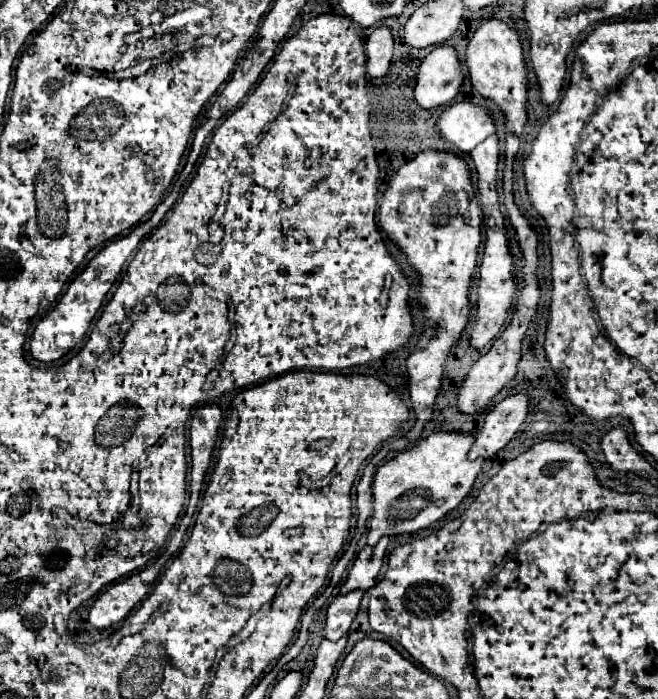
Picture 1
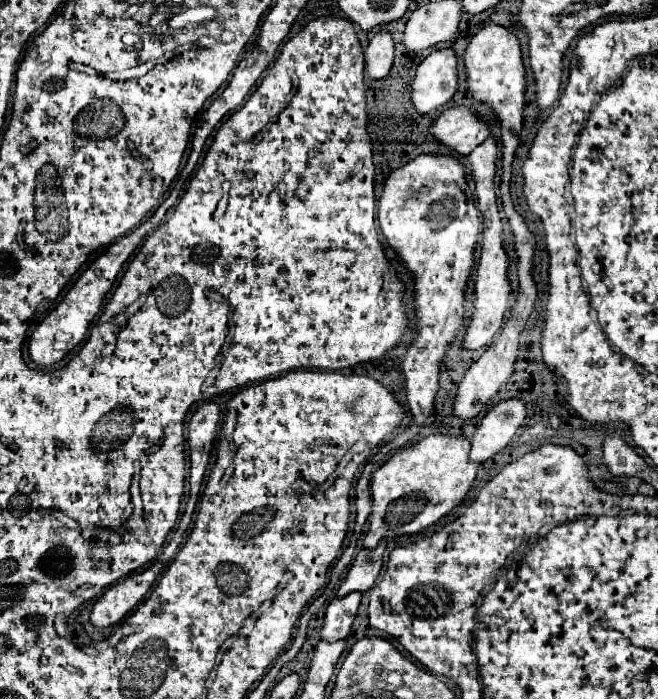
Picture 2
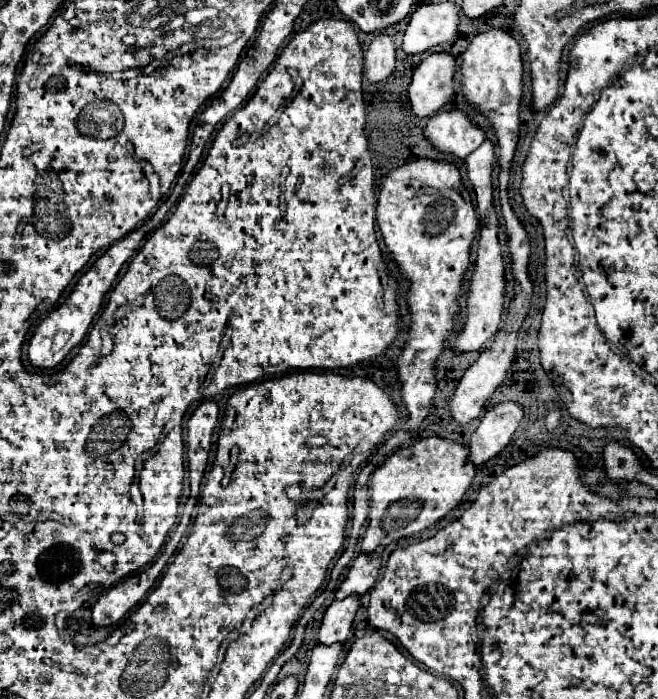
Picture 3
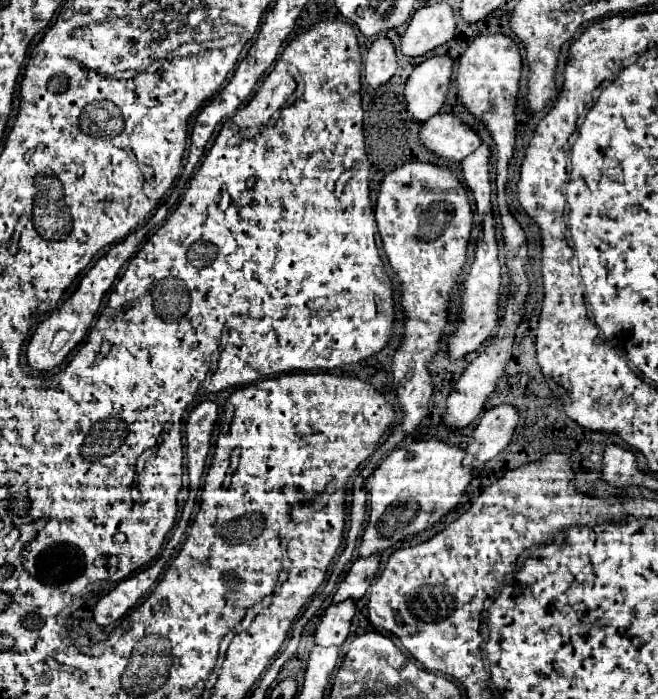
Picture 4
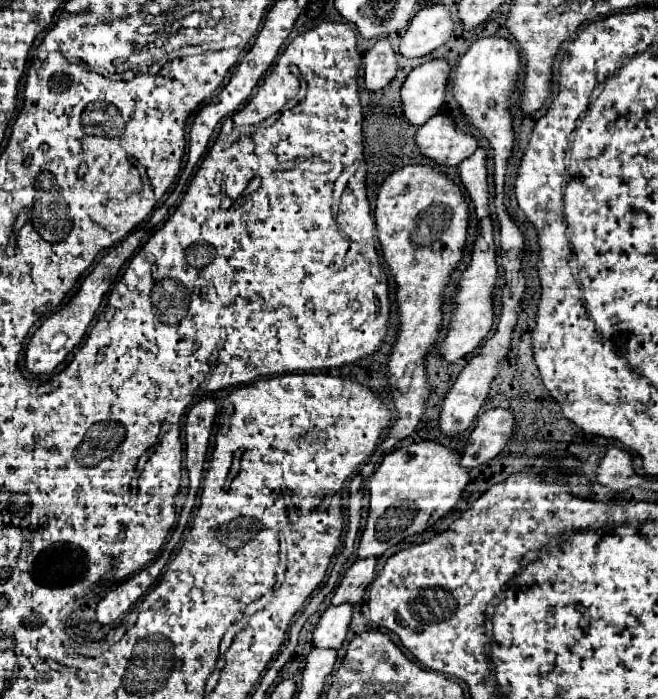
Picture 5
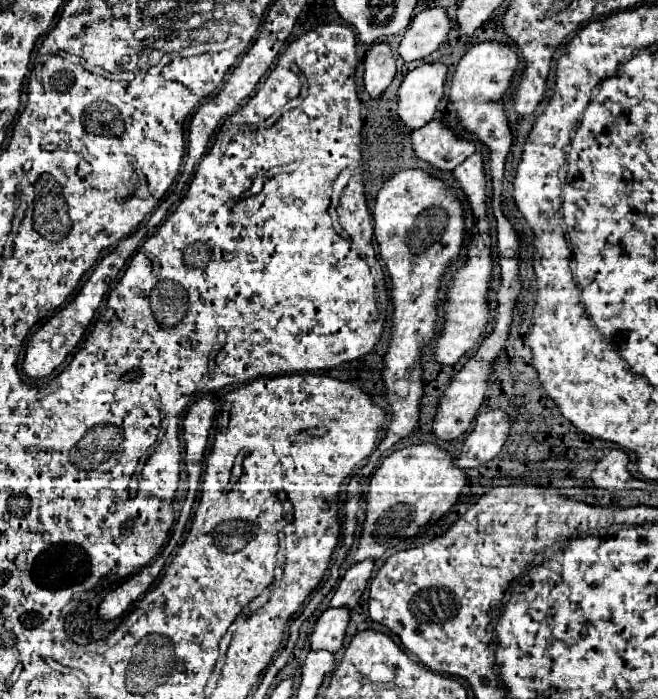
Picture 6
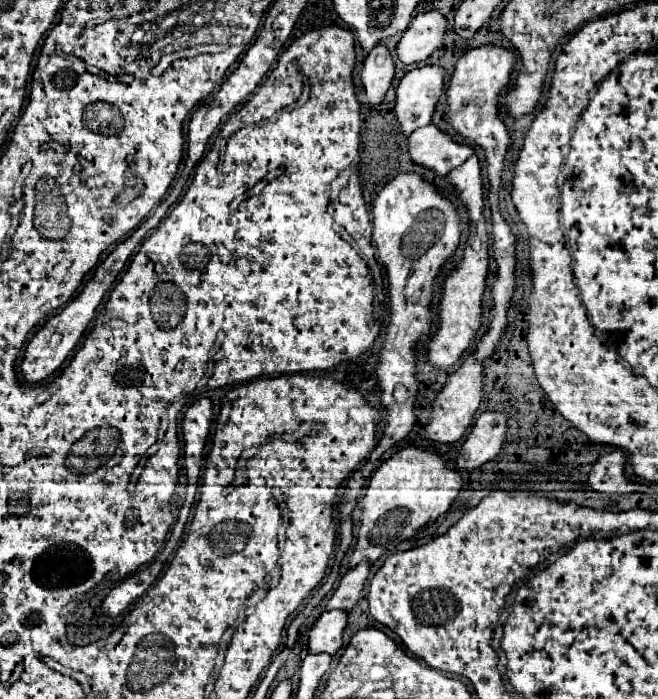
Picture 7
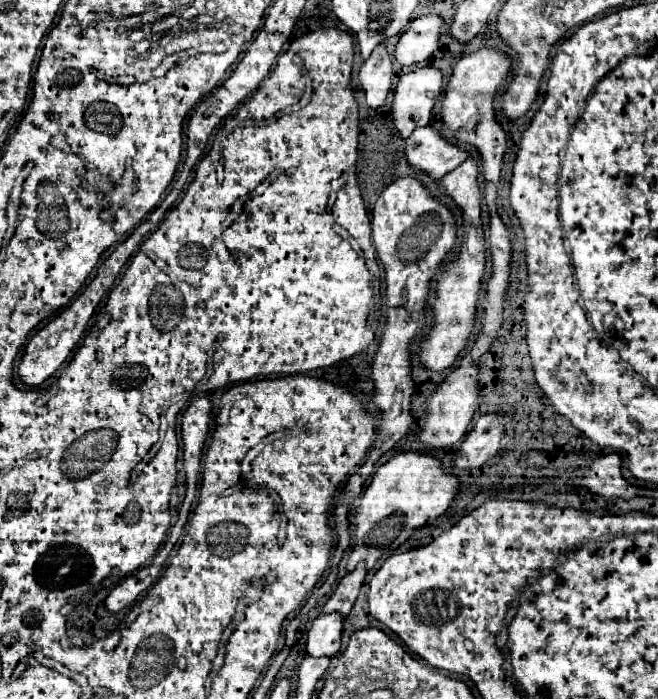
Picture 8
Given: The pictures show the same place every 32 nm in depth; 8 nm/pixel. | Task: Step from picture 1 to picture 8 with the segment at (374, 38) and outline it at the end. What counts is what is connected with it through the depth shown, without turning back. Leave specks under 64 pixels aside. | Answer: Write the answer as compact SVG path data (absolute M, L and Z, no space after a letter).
M380 44L360 68L360 84L366 92L366 104L376 110L384 104L394 78L392 58L384 44Z

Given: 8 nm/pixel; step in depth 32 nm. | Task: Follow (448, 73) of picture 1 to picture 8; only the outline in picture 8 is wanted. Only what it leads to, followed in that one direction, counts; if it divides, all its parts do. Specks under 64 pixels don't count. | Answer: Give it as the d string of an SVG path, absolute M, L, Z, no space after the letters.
M434 66L416 68L404 76L394 90L392 120L402 138L408 138L416 128L428 126L434 104L442 94L442 72Z

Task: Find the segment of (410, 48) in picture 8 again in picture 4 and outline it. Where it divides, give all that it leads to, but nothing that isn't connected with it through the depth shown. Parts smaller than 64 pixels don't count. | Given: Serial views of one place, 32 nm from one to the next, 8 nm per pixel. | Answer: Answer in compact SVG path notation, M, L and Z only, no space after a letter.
M430 4L414 12L400 50L406 56L422 56L456 36L456 12L450 4Z

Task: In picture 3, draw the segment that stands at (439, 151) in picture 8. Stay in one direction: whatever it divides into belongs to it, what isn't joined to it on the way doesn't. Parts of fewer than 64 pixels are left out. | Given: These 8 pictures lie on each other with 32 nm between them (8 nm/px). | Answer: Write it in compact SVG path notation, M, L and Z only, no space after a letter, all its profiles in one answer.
M460 108L444 110L432 116L428 120L424 136L438 150L456 158L466 158L486 140L486 132L474 124L470 116Z

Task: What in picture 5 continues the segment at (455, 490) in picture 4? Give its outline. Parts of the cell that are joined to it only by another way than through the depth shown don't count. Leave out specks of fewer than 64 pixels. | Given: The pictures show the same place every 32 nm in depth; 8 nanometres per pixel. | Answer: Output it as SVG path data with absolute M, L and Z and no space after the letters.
M422 440L390 452L368 482L368 520L358 544L358 556L382 556L406 536L424 532L450 512L470 482L470 474L460 466L460 460L460 452L434 440Z

